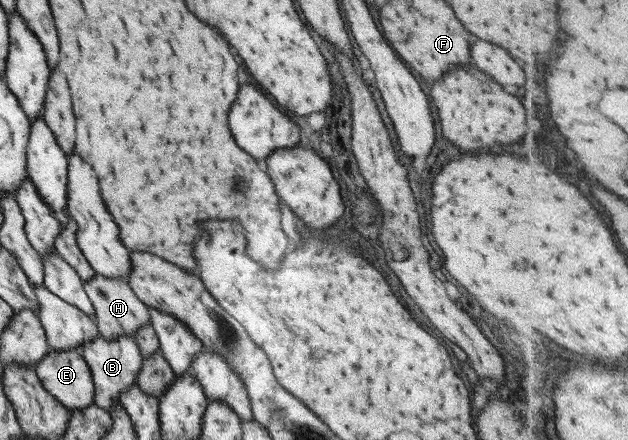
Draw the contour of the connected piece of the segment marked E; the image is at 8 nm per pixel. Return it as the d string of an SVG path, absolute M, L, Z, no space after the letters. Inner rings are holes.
M80 347L72 349L62 349L61 351L52 351L36 365L35 373L41 380L42 386L53 397L62 403L70 412L73 409L83 409L94 403L95 386L91 375L91 370L83 358Z

